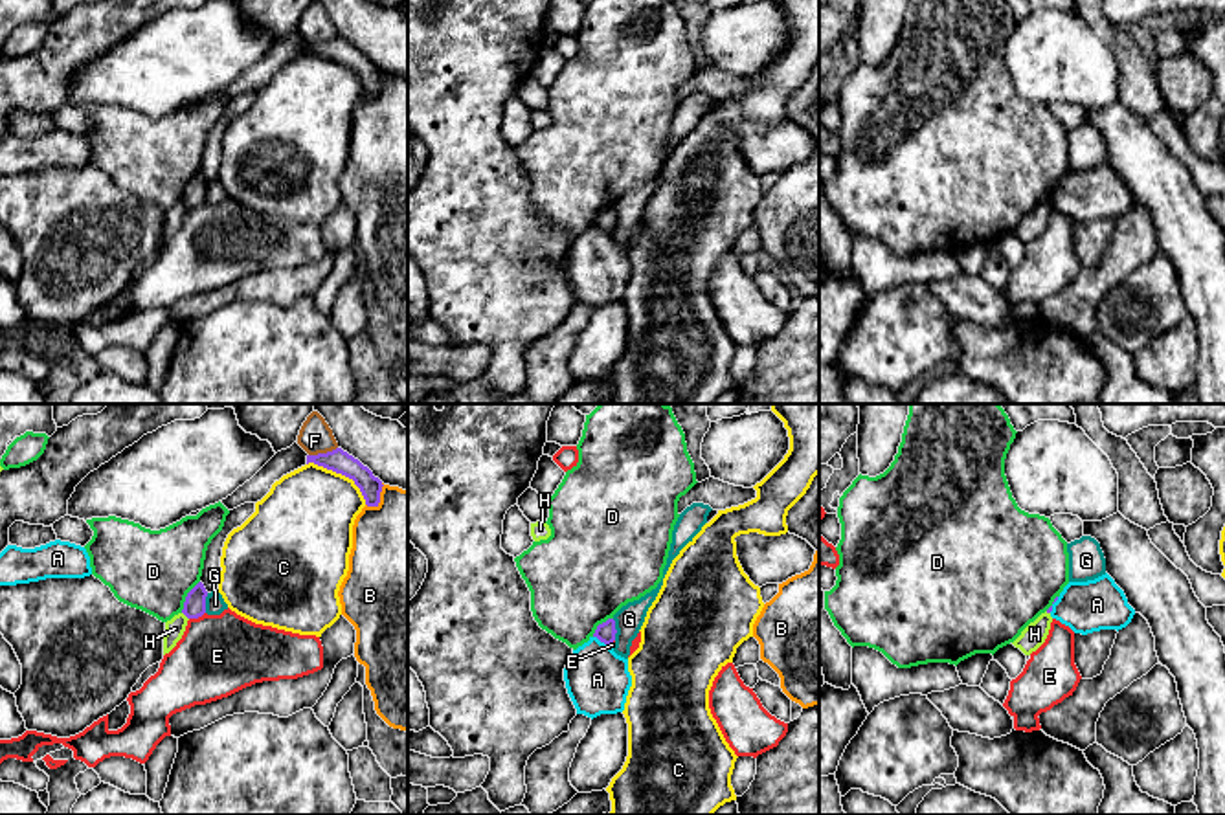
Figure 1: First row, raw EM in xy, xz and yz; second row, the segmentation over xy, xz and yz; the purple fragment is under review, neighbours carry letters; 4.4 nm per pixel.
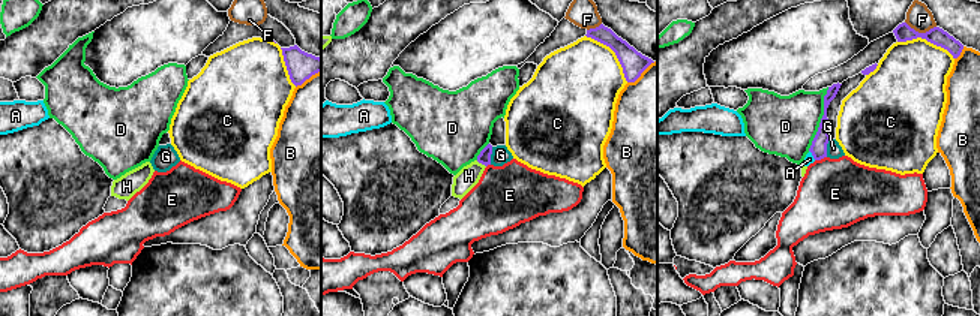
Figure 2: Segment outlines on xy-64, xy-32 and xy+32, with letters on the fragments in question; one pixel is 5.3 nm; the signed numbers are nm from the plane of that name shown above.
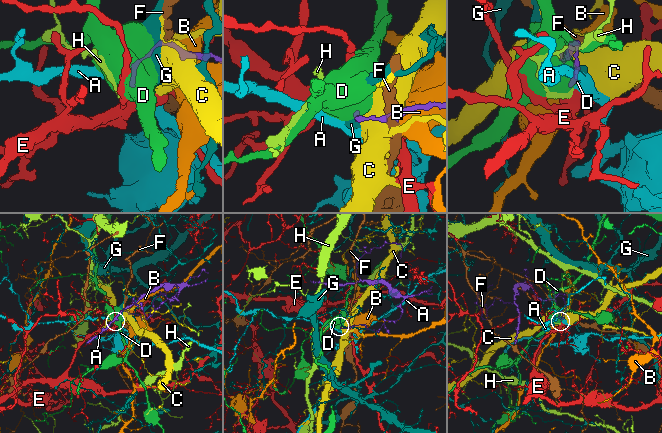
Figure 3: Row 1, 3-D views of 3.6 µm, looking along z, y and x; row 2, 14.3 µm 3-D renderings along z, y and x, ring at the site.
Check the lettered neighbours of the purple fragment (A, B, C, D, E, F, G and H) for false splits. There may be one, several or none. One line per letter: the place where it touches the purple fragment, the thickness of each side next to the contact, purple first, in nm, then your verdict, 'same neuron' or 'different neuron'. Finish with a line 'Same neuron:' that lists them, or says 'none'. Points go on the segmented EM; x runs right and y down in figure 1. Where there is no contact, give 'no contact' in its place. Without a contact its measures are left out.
A: xz (601, 641) | 90/280 nm | different neuron
B: xy (379, 498) | 100/440 nm | different neuron
C: xy (342, 474) | 100/400 nm | different neuron
D: xy (186, 597) | 100/360 nm | different neuron
E: xy (197, 617) | 100/360 nm | different neuron
F: xy (322, 454) | 100/150 nm | different neuron
G: xz (616, 630) | 90/120 nm | different neuron
H: xy (184, 614) | 100/90 nm | different neuron
Same neuron: none

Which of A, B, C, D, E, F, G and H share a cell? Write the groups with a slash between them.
A / B / C / D / E / F / G / H

